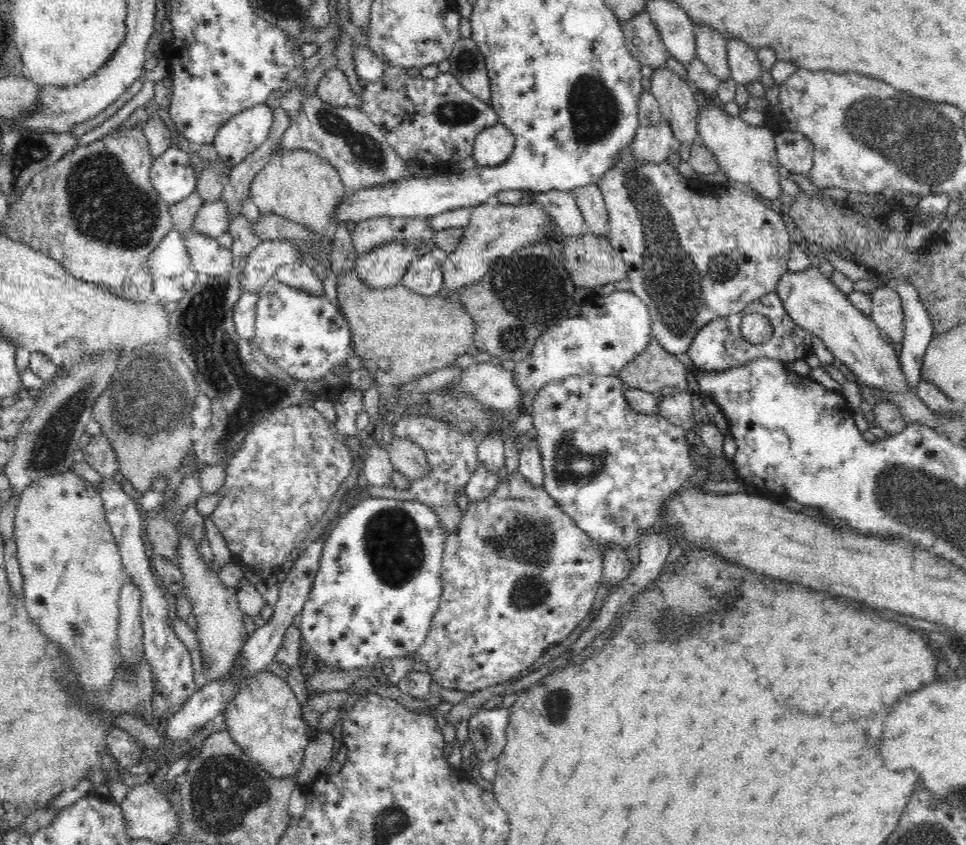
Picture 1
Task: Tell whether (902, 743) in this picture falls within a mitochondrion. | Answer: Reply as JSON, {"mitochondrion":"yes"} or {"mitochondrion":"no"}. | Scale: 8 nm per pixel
{"mitochondrion":"no"}

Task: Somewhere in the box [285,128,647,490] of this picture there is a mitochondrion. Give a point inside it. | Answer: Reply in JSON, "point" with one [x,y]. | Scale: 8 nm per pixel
{"point":[578,457]}

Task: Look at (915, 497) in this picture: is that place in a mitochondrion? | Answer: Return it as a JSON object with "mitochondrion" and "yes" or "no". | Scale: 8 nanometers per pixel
{"mitochondrion":"yes"}

